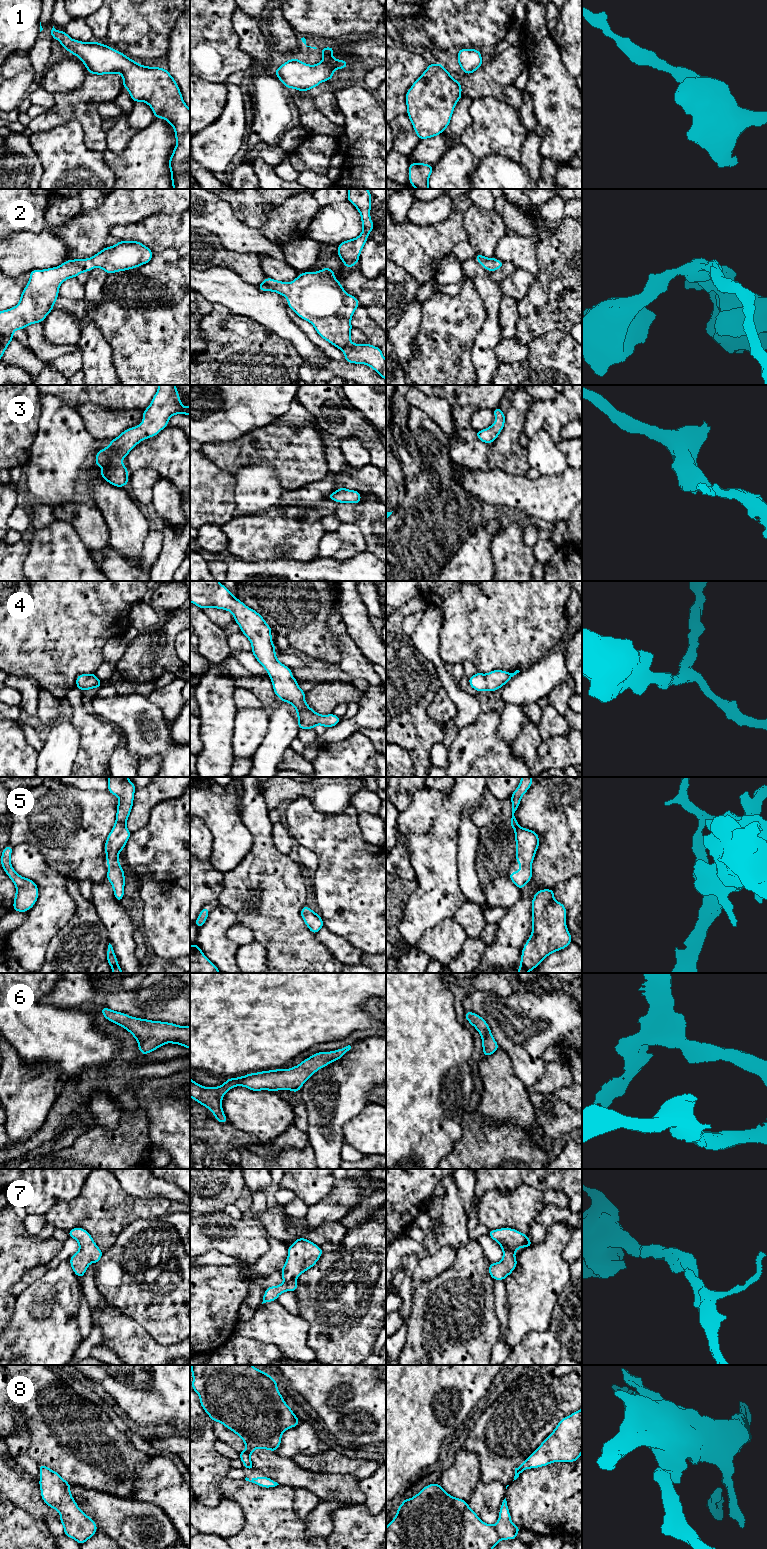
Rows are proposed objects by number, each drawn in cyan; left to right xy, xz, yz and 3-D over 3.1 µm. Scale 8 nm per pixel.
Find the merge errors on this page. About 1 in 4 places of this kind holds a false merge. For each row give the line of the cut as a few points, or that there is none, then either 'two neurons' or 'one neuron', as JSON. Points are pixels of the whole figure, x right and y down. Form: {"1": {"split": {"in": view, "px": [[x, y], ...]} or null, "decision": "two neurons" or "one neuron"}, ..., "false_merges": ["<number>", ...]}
{"1": {"split": null, "decision": "one neuron"}, "2": {"split": null, "decision": "one neuron"}, "3": {"split": null, "decision": "one neuron"}, "4": {"split": null, "decision": "one neuron"}, "5": {"split": null, "decision": "one neuron"}, "6": {"split": null, "decision": "one neuron"}, "7": {"split": null, "decision": "one neuron"}, "8": {"split": null, "decision": "one neuron"}, "false_merges": []}

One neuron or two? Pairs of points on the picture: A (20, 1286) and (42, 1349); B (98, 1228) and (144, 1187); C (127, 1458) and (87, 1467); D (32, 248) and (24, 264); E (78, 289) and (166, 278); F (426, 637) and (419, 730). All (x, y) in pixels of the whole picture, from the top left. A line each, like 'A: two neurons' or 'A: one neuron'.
A: two neurons
B: two neurons
C: one neuron
D: one neuron
E: two neurons
F: two neurons

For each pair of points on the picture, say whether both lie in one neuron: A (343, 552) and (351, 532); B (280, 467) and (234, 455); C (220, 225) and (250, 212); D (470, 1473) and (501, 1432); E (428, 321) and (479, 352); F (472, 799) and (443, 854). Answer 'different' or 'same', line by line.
A: same
B: same
C: different
D: different
E: different
F: same

